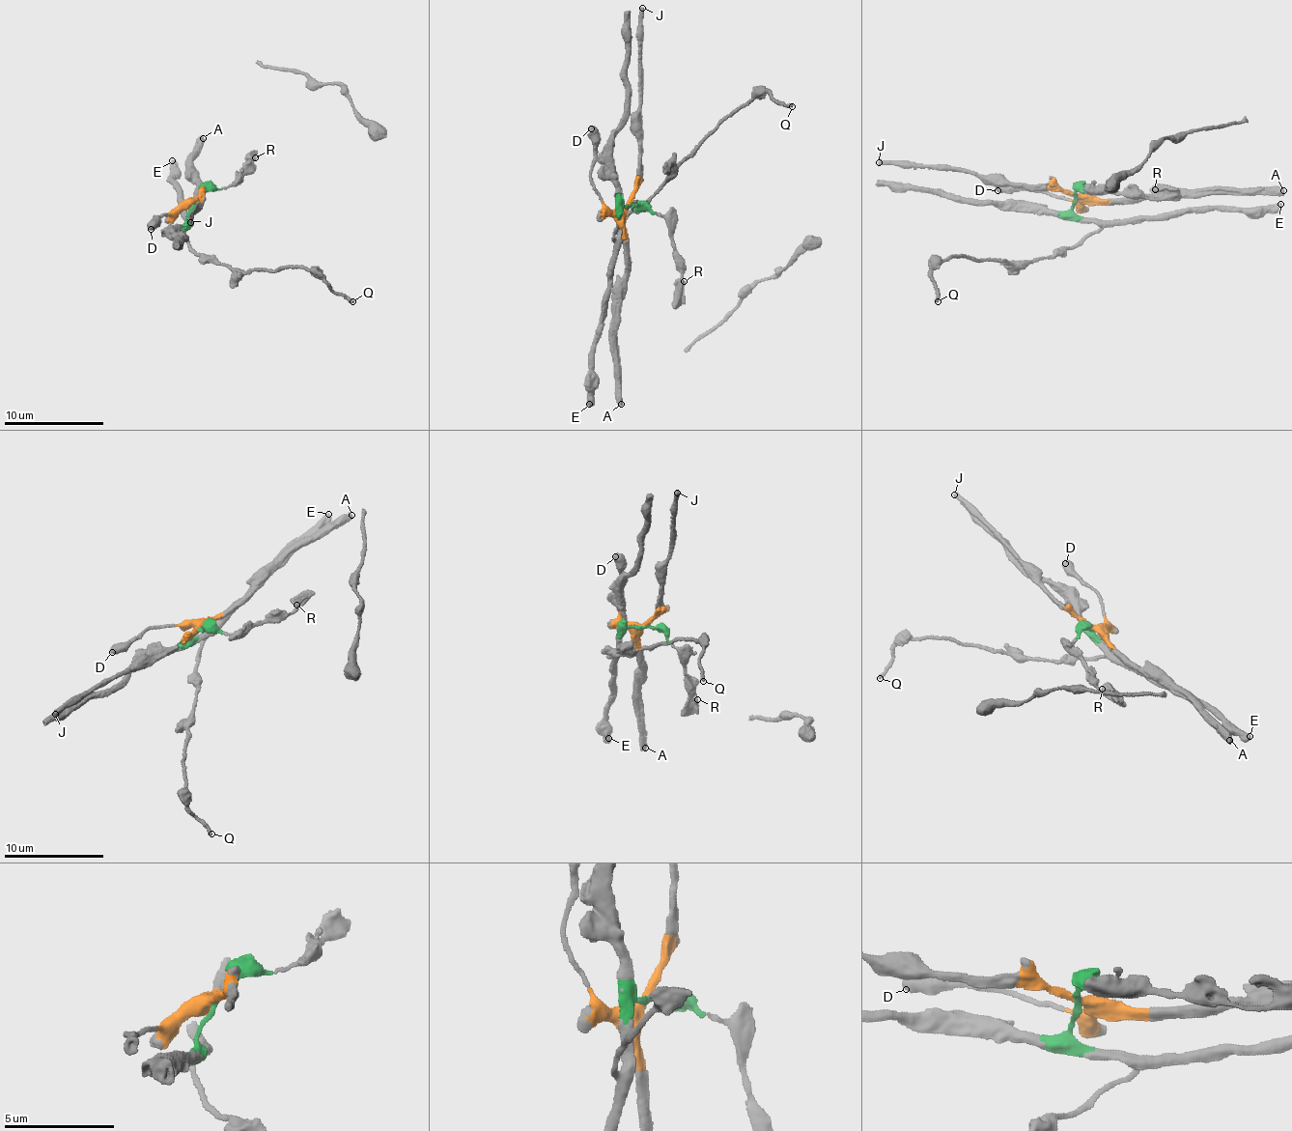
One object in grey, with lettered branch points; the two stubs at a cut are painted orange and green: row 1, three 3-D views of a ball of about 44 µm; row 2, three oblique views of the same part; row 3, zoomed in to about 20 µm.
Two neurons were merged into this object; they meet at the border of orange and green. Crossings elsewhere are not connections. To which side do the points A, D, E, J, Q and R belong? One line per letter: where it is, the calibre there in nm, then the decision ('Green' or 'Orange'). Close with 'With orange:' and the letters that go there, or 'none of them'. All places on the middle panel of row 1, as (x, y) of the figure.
A: Place: (621, 404). Thickness 500 nm. Orange
D: Place: (591, 128). Thickness 600 nm. Orange
E: Place: (589, 404). Thickness 480 nm. Green
J: Place: (642, 8). Thickness 340 nm. Orange
Q: Place: (792, 106). Thickness 240 nm. Green
R: Place: (684, 281). Thickness 440 nm. Green
With orange: A, D, J

